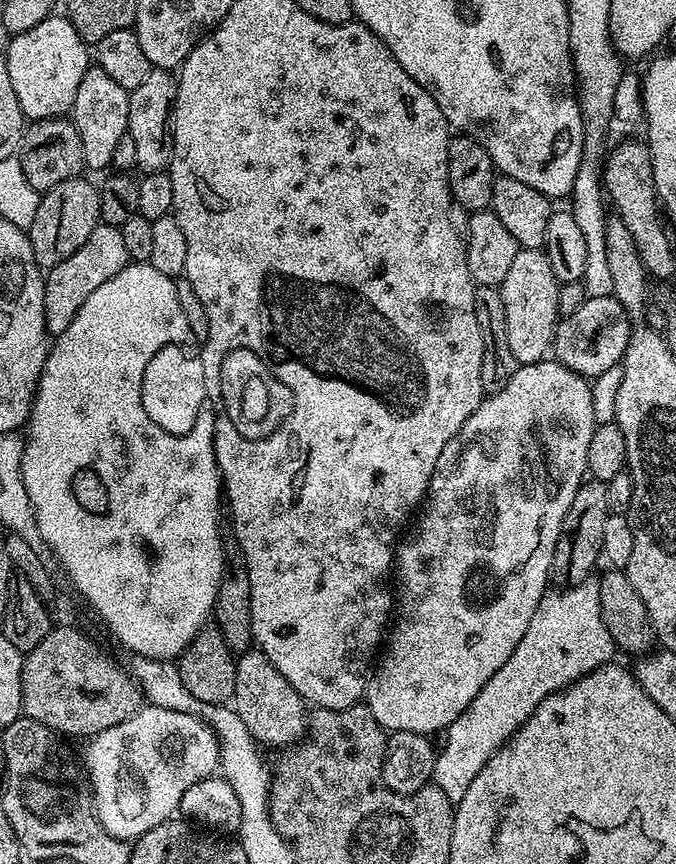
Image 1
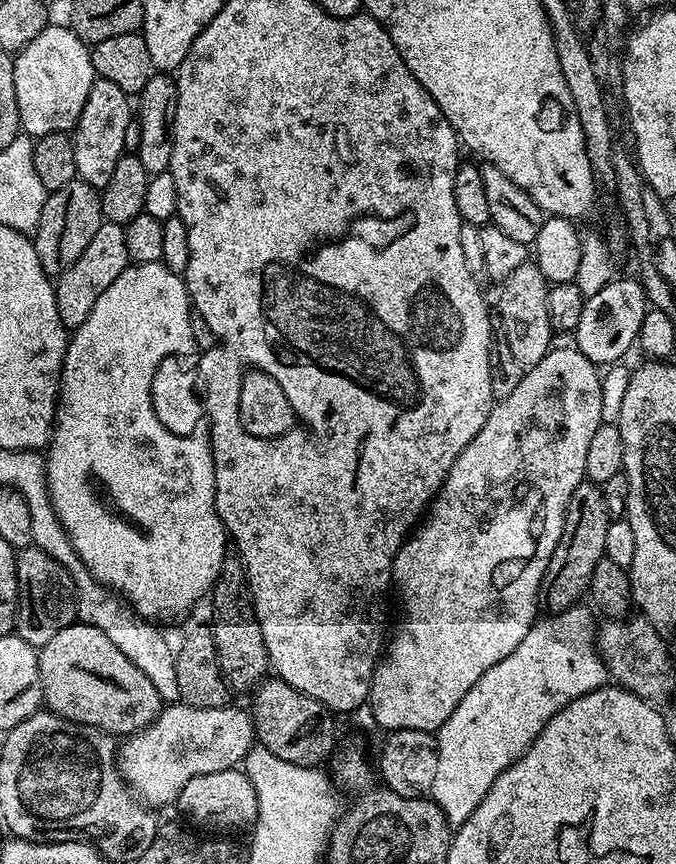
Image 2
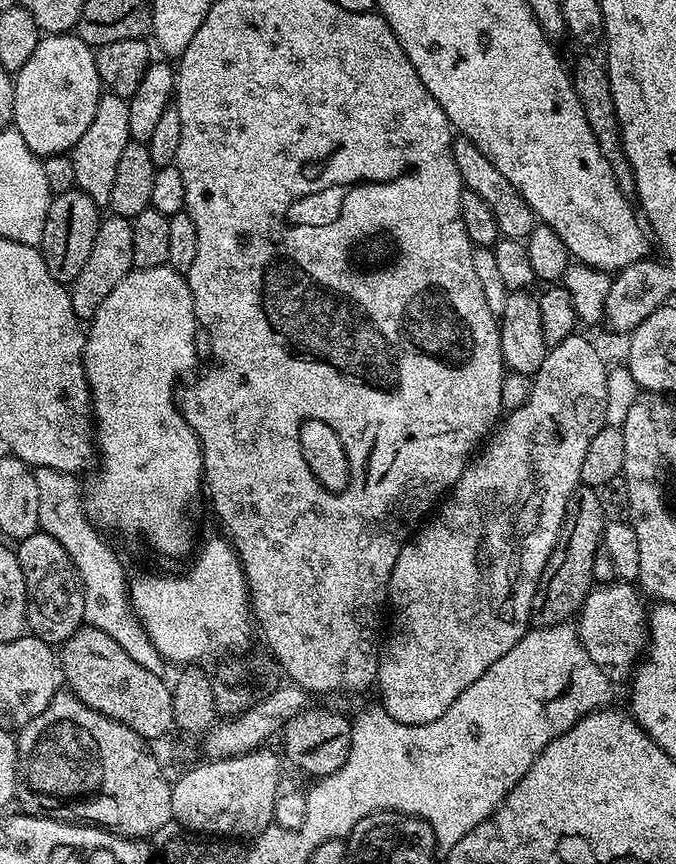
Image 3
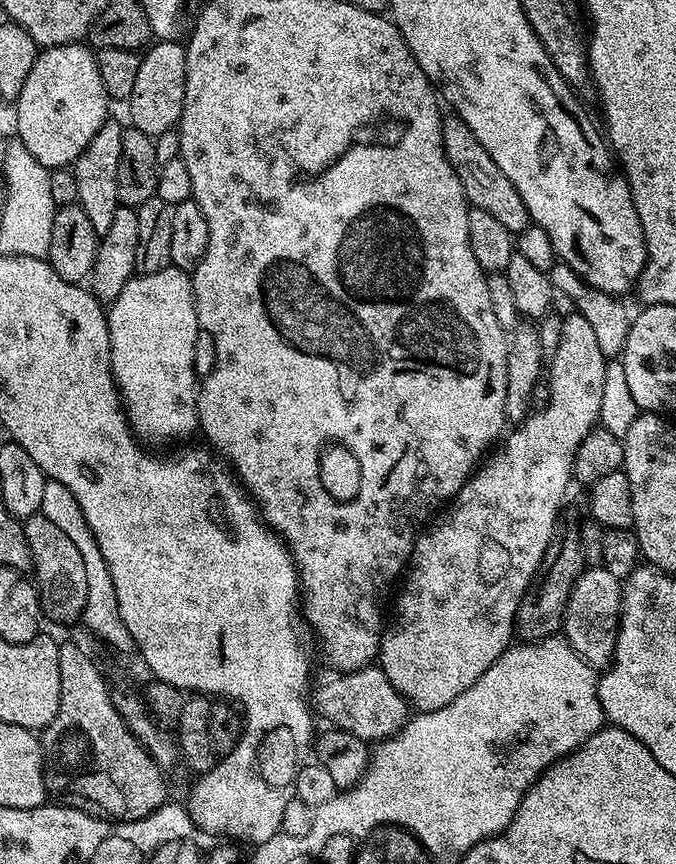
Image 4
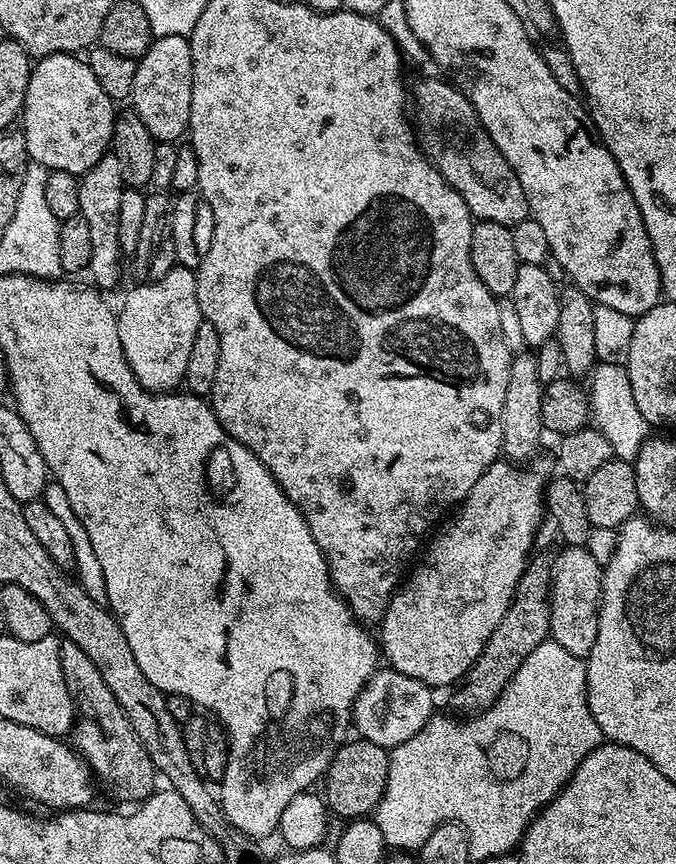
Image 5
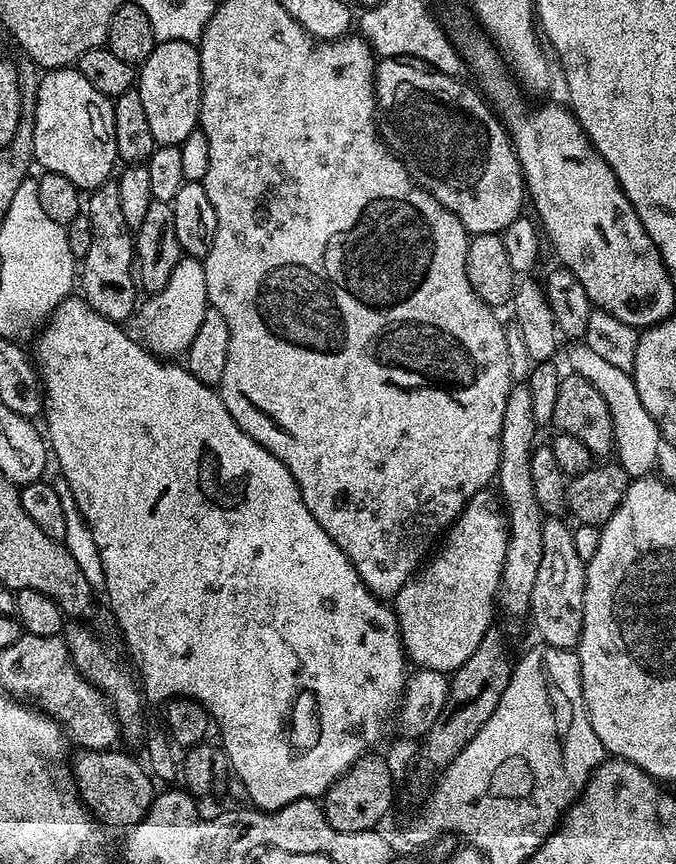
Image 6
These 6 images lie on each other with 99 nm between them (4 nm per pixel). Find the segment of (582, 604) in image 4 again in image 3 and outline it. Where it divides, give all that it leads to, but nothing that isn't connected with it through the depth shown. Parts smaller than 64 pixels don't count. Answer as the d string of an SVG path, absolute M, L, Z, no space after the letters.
M604 582L593 587L578 613L578 631L582 646L586 646L586 654L590 654L594 666L613 682L627 681L633 675L646 648L646 607L639 595L641 593L631 583Z

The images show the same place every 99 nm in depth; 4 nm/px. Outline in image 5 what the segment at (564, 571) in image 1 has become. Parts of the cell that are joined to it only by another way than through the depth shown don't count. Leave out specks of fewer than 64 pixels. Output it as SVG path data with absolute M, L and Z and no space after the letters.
M539 554L529 559L528 567L524 569L516 587L514 598L506 614L502 614L502 622L494 626L494 634L490 634L490 638L486 638L486 646L482 646L482 654L478 654L464 679L455 685L456 693L452 696L452 704L457 708L457 713L485 712L510 683L518 666L522 666L526 654L530 654L530 650L534 650L534 646L538 646L543 640L549 639L553 571L554 564L551 559L547 560Z

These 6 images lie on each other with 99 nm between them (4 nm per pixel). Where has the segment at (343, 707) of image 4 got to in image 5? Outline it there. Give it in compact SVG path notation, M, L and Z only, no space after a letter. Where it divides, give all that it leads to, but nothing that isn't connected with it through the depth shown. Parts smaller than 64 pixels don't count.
M390 666L377 667L352 707L351 727L361 740L374 742L389 750L402 746L402 742L414 738L437 711L433 689L421 680L410 678Z

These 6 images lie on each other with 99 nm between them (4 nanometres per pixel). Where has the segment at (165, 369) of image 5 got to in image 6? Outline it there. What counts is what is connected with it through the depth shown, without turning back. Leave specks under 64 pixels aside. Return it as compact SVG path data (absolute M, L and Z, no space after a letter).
M181 255L174 266L174 274L170 274L170 282L166 282L160 292L151 293L147 299L145 304L143 301L139 305L138 320L140 316L140 328L144 331L142 340L148 351L161 358L176 358L179 352L180 355L187 353L210 307L203 259Z

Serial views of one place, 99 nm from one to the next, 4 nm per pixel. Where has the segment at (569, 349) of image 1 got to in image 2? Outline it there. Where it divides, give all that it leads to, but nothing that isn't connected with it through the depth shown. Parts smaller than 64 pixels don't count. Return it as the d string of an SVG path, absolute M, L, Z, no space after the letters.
M613 278L598 294L585 299L582 319L574 333L574 347L597 366L611 366L625 359L624 355L637 343L640 323L649 312L650 305L642 285L636 278L620 280Z

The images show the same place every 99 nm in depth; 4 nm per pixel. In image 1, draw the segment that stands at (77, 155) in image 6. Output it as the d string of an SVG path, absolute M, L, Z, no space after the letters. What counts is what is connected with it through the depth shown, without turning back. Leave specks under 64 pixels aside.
M67 15L47 16L38 22L38 26L34 26L34 30L12 36L9 41L6 55L10 66L10 82L14 86L14 94L18 94L18 106L22 106L24 117L32 122L67 117L74 106L74 94L78 94L78 82L82 82L82 74L86 74L90 67L89 45L85 44L78 30L74 30Z

